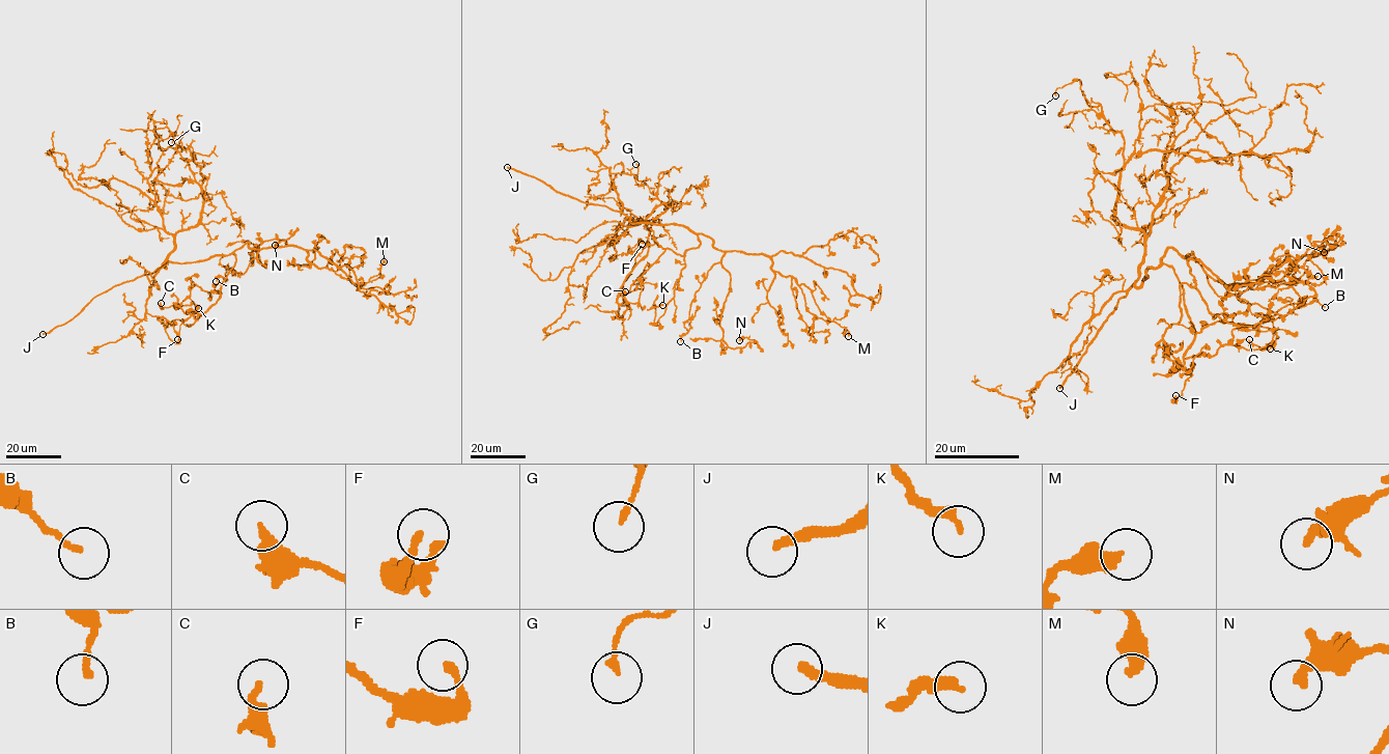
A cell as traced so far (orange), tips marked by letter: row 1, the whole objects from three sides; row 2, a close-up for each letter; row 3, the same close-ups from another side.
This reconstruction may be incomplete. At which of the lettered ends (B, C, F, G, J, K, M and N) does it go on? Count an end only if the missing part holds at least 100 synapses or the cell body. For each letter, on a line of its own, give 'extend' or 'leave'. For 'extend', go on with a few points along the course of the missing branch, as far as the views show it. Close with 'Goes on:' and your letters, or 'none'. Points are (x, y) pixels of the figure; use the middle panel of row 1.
B: leave
C: leave
F: leave
G: leave
J: extend
K: leave
M: leave
N: leave
Goes on: J

